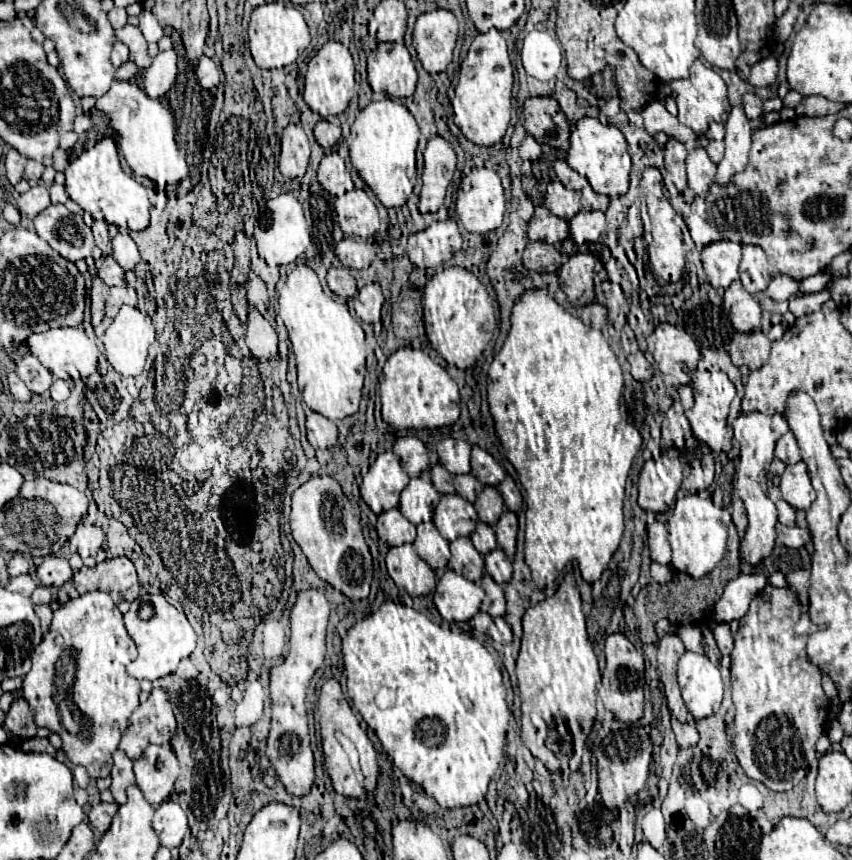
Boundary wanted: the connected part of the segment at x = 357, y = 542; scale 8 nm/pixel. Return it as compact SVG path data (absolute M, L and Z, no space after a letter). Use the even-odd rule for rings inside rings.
M311 477L293 493L291 533L309 565L323 581L353 601L361 601L369 595L373 559L363 539L361 525L353 517L351 503L333 477Z

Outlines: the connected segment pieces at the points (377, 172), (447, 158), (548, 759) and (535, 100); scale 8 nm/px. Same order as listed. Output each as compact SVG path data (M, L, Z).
M383 99L369 103L351 125L351 135L347 137L351 165L357 169L359 177L371 187L375 197L383 207L403 207L415 185L415 149L419 139L419 127L405 105L397 99Z
M439 135L429 139L423 155L425 155L425 169L423 169L423 189L419 193L419 211L435 213L445 199L457 159L453 147Z
M573 569L565 573L563 581L559 583L557 591L551 597L543 599L541 603L529 607L523 613L523 639L521 639L521 653L517 657L517 679L519 679L519 693L523 703L521 737L535 757L541 755L545 763L551 763L553 771L565 771L565 767L569 771L579 769L585 739L595 719L595 697L597 697L597 683L601 680L601 672L585 621L587 617L583 613L581 595L575 585Z
M531 97L523 107L525 131L551 147L565 147L569 143L569 121L553 97Z

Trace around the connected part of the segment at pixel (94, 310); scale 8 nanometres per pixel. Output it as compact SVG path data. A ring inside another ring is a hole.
M89 256L85 261L93 280L91 287L91 323L93 327L97 327L101 323L101 319L105 317L105 299L107 299L109 287L97 276L95 260Z

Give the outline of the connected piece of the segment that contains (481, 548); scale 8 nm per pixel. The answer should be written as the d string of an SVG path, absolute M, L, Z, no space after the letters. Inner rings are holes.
M477 523L477 529L471 535L471 541L475 545L475 549L481 555L487 555L489 551L493 551L497 547L497 539L495 539L495 531L487 525L487 523Z

